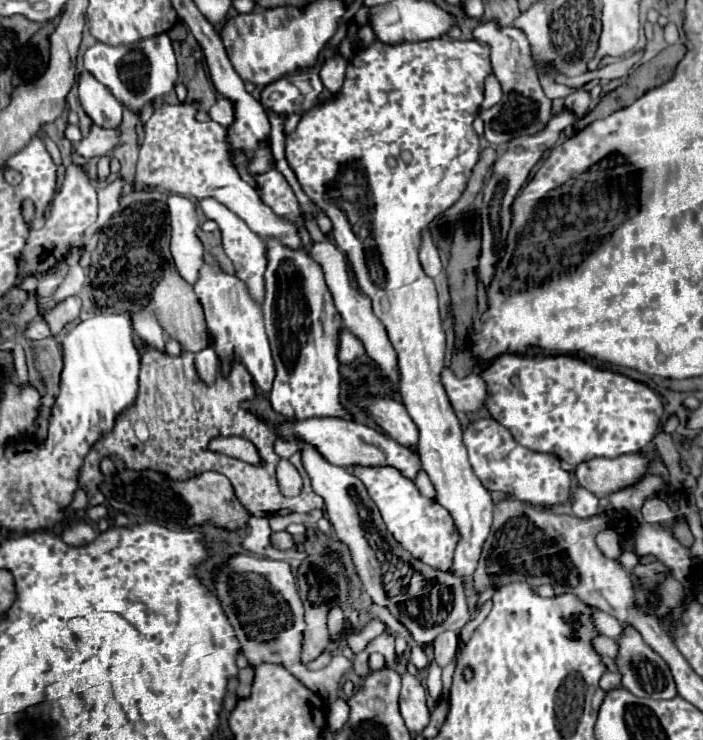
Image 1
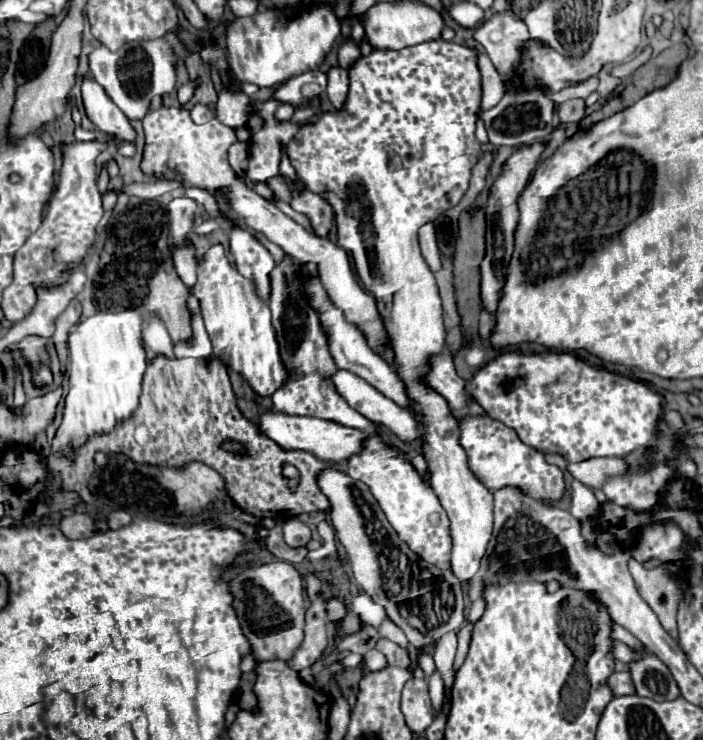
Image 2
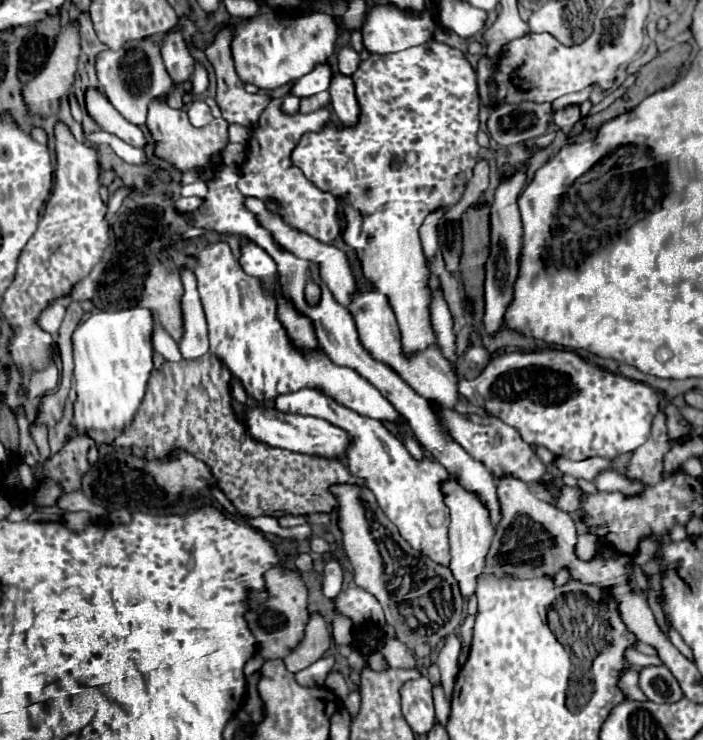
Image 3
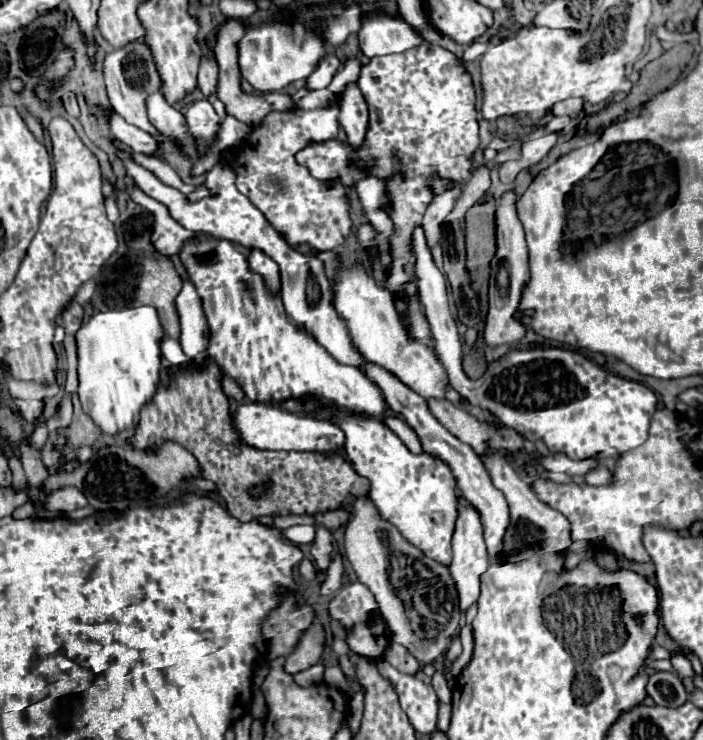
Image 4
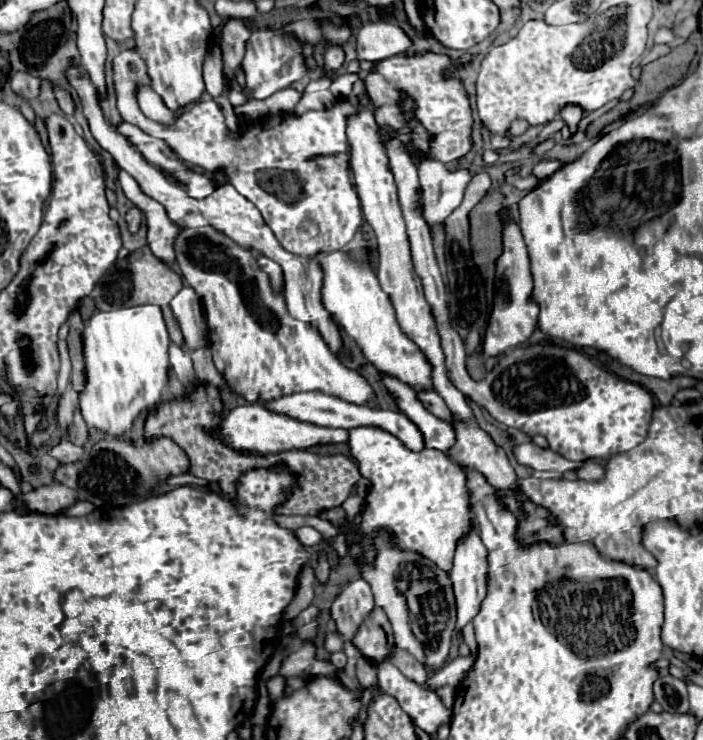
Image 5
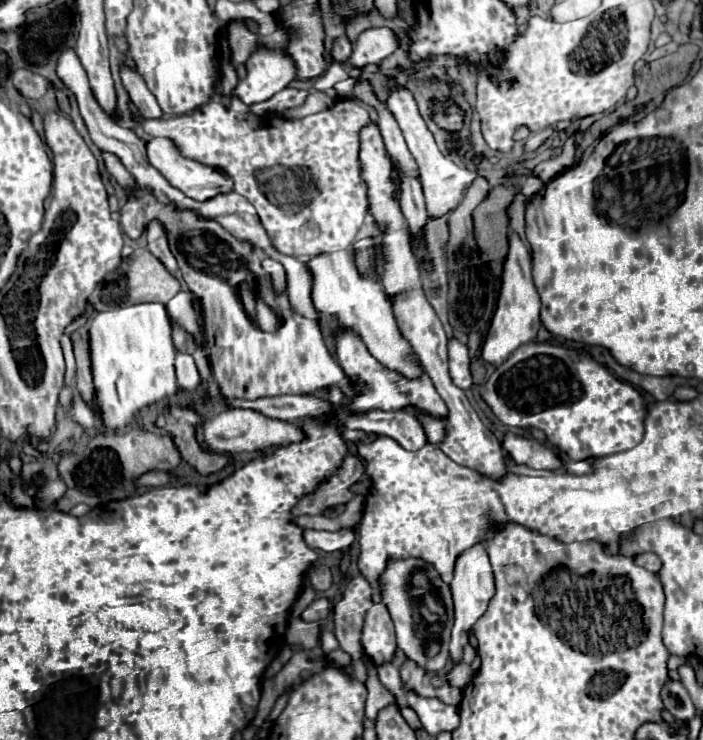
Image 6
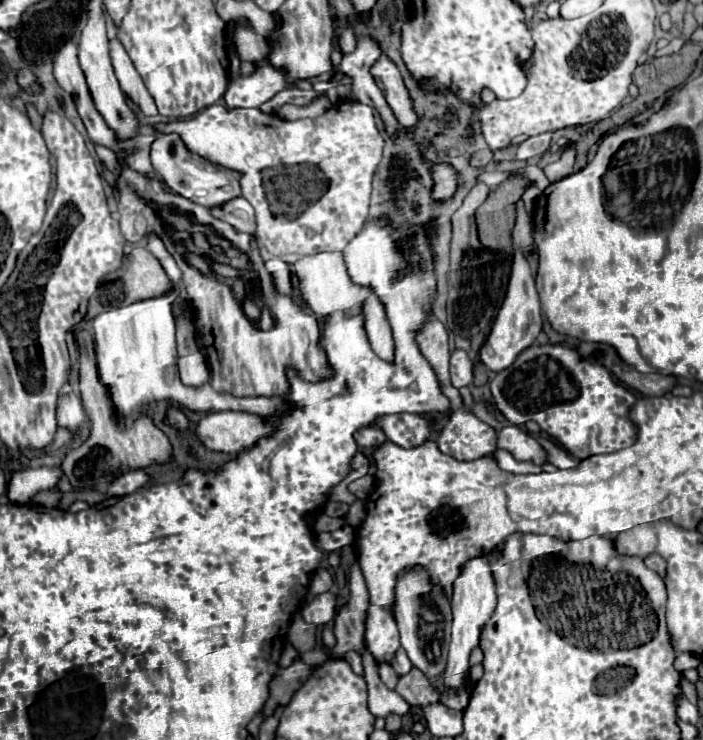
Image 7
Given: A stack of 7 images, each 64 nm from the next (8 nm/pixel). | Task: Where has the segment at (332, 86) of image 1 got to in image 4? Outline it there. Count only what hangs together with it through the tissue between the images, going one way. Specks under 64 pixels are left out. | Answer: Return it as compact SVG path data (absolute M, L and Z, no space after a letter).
M348 84L346 90L338 96L340 104L340 124L346 132L348 144L354 150L360 150L366 144L366 132L370 124L368 104L356 84Z

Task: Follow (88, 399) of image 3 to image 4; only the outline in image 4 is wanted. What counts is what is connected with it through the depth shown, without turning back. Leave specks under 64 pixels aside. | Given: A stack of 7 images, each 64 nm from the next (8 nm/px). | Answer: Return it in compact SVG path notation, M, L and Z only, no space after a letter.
M128 306L121 310L96 312L78 330L76 340L80 392L84 392L86 386L96 386L96 404L82 402L82 410L102 432L110 432L114 436L134 424L142 406L152 402L152 396L158 390L164 340L158 312L152 306Z

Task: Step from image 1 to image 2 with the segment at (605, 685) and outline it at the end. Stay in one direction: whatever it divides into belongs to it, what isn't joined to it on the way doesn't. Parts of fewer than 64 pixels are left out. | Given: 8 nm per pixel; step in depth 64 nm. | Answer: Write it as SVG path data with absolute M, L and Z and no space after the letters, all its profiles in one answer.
M615 671L608 679L608 686L616 696L635 695L635 687L628 671Z

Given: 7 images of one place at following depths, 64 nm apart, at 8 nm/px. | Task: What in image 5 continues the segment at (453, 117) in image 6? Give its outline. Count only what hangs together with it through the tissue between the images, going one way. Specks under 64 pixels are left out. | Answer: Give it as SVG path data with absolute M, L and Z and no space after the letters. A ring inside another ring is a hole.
M424 54L424 56L390 56L378 62L376 72L366 78L366 88L370 98L378 104L376 122L380 126L380 134L384 138L386 130L396 130L398 138L408 146L408 128L404 122L408 116L416 116L432 134L432 156L442 160L446 166L456 168L456 160L464 156L470 146L470 132L472 132L472 114L466 92L458 80L446 78L450 68L450 60L438 54ZM398 100L404 100L404 110L396 106Z

